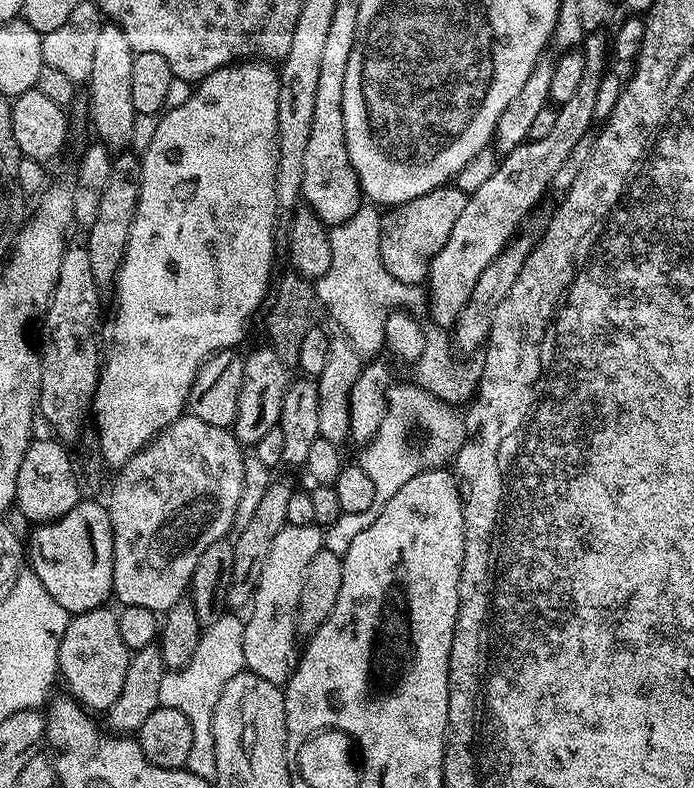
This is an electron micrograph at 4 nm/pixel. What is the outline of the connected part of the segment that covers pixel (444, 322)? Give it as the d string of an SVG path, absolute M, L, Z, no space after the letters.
M603 31L587 33L580 51L585 61L585 73L573 97L559 105L553 129L546 137L524 141L514 150L505 153L490 179L478 190L469 193L466 207L458 214L450 238L431 260L426 281L430 302L428 312L431 320L445 330L455 325L482 271L513 239L518 230L516 225L529 214L542 194L547 193L559 167L569 158L570 151L574 150L575 143L591 131L590 126L595 121L594 107L598 88L608 68L606 60L610 58L609 37Z

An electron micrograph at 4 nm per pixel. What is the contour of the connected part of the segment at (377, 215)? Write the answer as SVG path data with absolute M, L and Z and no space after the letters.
M362 206L346 222L335 225L329 231L330 270L315 281L316 298L328 307L336 319L339 331L358 349L361 357L372 358L379 348L385 347L384 331L388 315L399 309L411 298L413 289L398 282L386 266L382 266L380 253L381 213L372 206Z

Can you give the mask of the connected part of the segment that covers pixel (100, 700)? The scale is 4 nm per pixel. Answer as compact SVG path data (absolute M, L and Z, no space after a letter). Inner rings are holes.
M105 606L75 613L68 621L66 634L62 634L62 646L58 646L58 676L62 684L64 682L68 687L65 688L67 695L84 705L85 709L100 714L107 713L108 708L114 706L118 694L122 694L122 682L126 682L126 666L130 659L126 642L122 642L122 634L118 630L118 615L110 609L111 607Z

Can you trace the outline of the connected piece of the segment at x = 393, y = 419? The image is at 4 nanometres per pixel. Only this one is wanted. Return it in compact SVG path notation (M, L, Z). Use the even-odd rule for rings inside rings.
M414 382L393 383L388 389L387 400L387 414L383 416L382 425L374 438L361 449L362 454L358 457L360 468L366 471L369 479L373 481L374 506L360 515L341 513L338 521L330 524L324 532L323 549L341 558L349 550L355 535L366 530L378 518L382 506L398 492L399 487L404 486L410 478L414 478L414 475L422 470L419 456L412 453L408 446L412 425L419 424L426 433L430 434L426 450L432 457L438 457L436 462L439 467L449 467L455 461L455 456L460 452L468 436L463 413Z

